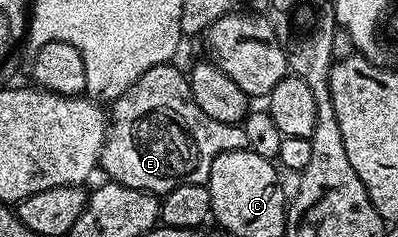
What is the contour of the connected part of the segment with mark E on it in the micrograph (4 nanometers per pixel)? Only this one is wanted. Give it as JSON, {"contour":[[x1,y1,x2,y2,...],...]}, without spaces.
{"contour":[[162,63,153,69,149,69,145,73,141,73,141,77,137,77,137,81,133,85,129,85,129,89,125,89,125,93,121,93,121,97,117,97,109,107,109,122,107,125,107,140,103,143,101,149,101,157,99,158,99,167,104,171,106,178,112,183,120,183,129,189,141,189,142,191,150,191,152,195,160,197,167,194,168,191,177,189,177,185,197,185,198,183,206,184,209,177,209,169,213,169,213,161,220,153,233,153,234,151,246,151,247,142,245,141,245,129,237,123,222,123,221,121,213,121,213,117,208,117,201,105,197,105,197,101,193,101,193,93,191,85,186,74,183,75,171,63]]}

